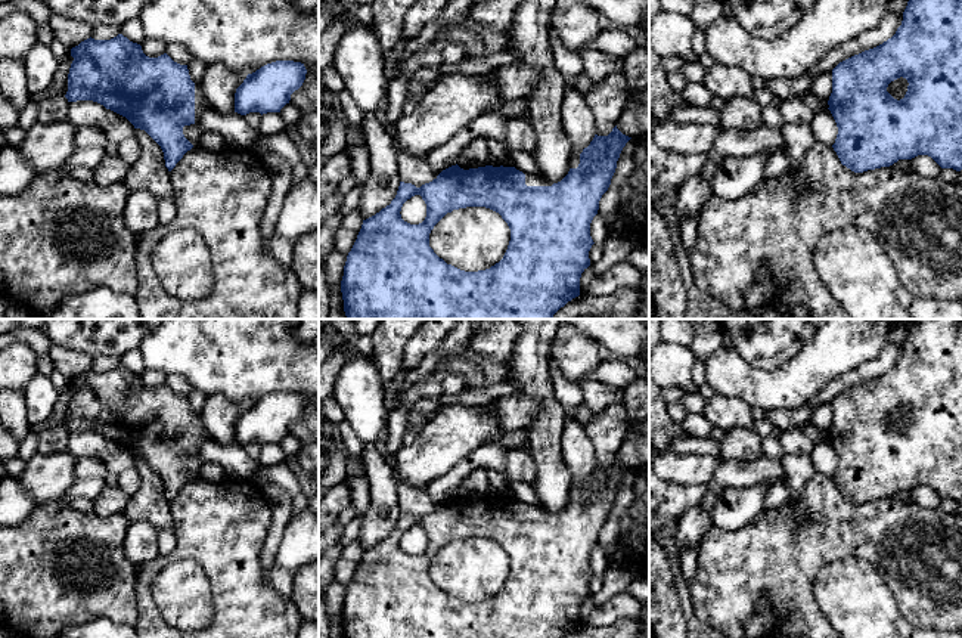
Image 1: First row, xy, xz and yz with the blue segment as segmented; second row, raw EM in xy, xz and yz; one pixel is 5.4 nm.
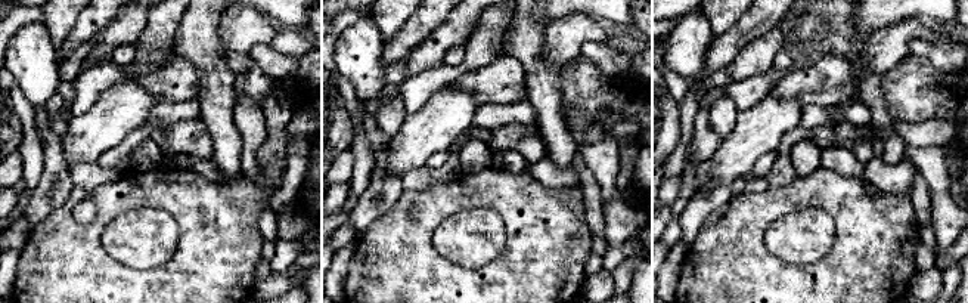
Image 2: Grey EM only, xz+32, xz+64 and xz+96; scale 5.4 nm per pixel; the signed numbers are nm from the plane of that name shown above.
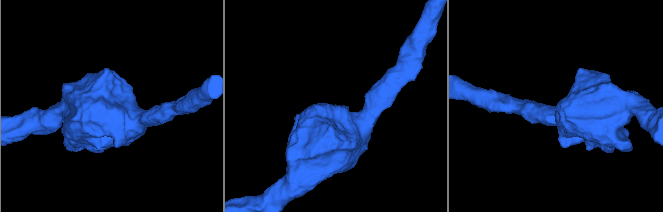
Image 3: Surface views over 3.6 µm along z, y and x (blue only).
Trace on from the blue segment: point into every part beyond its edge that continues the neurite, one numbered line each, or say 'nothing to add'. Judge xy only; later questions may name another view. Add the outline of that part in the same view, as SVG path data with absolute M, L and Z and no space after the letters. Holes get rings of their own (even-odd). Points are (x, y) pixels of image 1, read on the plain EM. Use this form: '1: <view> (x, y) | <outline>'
1: xy (201, 434) | M195 414L195 455L198 455L201 445L210 439L210 433L202 422L201 414Z

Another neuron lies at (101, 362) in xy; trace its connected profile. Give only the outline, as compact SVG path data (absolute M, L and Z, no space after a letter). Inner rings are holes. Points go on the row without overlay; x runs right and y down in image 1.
M97 354L91 357L91 369L94 371L111 371L120 365L120 357Z

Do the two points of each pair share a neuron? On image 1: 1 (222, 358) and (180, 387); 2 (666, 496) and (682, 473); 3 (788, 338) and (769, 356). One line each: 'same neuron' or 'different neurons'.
1: different neurons
2: different neurons
3: same neuron

